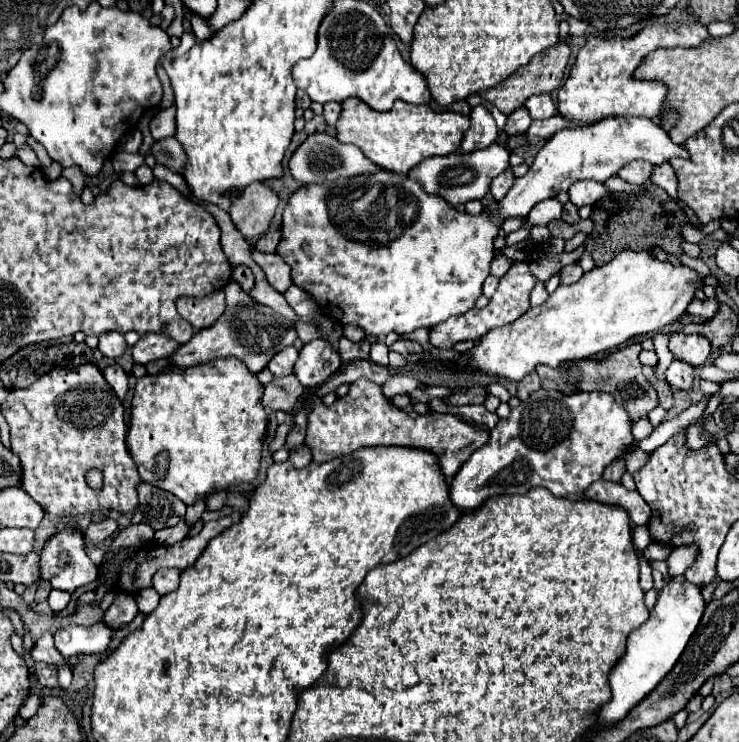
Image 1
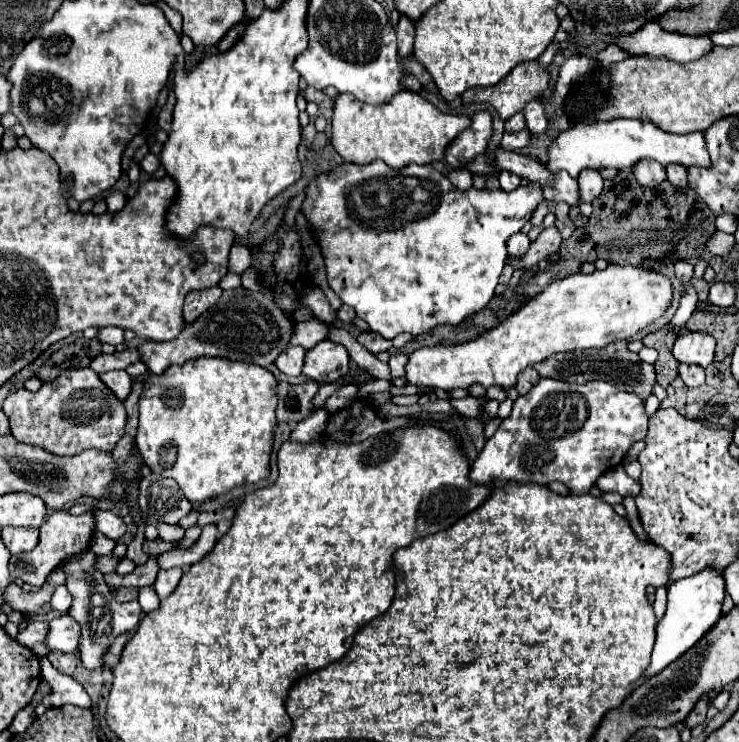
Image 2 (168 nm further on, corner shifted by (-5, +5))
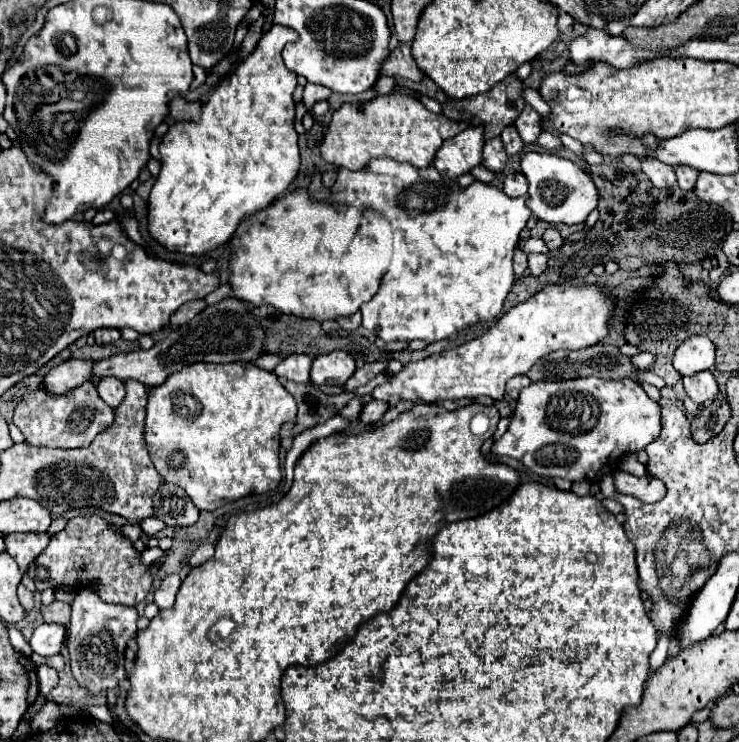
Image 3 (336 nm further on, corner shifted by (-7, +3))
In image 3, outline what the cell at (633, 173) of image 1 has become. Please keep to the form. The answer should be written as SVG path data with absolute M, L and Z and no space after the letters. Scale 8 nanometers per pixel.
M644 158L642 160L642 172L650 178L650 182L656 188L670 188L670 186L676 184L674 168L658 162L656 158Z

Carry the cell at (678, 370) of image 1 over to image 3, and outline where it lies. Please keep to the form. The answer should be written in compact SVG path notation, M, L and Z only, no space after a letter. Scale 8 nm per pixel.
M698 372L694 376L684 376L682 380L684 380L686 394L696 404L704 404L708 400L714 400L714 396L718 394L718 384L716 384L712 372Z

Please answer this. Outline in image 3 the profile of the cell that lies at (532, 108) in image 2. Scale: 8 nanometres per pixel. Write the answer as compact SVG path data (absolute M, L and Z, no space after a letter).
M526 106L514 124L516 124L516 128L518 128L518 132L526 144L536 142L538 136L544 132L542 116L532 106Z

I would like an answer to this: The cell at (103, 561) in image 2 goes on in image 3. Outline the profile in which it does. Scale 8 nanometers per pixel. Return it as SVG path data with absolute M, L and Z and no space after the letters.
M54 600L48 606L42 604L40 612L42 612L42 616L44 616L46 622L60 622L64 626L68 626L68 622L70 622L70 604L64 604L64 602L56 602Z

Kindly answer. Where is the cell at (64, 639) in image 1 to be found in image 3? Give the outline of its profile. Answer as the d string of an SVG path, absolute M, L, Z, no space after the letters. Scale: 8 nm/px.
M50 622L50 624L42 624L34 630L32 638L30 638L30 646L38 656L54 656L60 654L60 648L64 644L66 638L66 626Z

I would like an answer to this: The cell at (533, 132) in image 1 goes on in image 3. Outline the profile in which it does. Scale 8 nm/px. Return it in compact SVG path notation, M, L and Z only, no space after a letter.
M490 138L484 144L484 158L482 158L482 166L490 168L492 172L500 172L504 168L504 160L506 160L506 150L504 150L504 142L502 138Z

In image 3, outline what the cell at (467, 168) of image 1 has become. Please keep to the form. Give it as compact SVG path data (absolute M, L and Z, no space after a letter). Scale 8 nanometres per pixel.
M524 152L520 156L520 168L526 176L530 190L530 210L536 218L550 224L582 224L588 214L598 206L598 190L592 178L574 162L548 152Z

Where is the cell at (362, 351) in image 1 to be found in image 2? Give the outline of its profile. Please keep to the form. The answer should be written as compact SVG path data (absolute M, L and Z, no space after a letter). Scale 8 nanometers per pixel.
M364 332L364 334L360 334L360 336L358 336L358 342L364 344L364 346L366 346L370 352L374 352L374 354L392 348L392 342L384 340L384 338L382 338L380 334L376 334L376 332Z

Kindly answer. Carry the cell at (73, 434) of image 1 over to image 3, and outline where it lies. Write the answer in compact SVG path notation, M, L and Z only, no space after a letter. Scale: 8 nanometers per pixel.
M84 382L68 390L66 394L50 394L46 388L38 386L36 390L24 394L14 410L14 424L24 434L26 442L32 446L48 448L84 448L114 422L114 408L110 408L100 396L92 382Z

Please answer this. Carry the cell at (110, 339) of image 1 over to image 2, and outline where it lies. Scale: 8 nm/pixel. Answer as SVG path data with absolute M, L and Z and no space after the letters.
M100 328L98 330L98 340L118 346L118 344L124 342L124 330L120 330L120 328Z

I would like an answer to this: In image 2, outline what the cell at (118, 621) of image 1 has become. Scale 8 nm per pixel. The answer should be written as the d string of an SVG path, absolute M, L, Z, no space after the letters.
M92 550L72 556L62 568L64 568L64 572L70 572L66 586L74 598L68 614L80 624L80 648L76 650L76 656L84 664L86 670L98 670L104 666L104 654L114 644L116 636L130 632L134 626L138 626L142 608L136 600L122 602L122 604L114 600L112 590L104 582L104 576L94 570Z

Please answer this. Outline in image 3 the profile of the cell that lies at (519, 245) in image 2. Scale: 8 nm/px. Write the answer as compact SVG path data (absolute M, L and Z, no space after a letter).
M520 238L518 240L518 250L524 254L534 254L534 252L548 252L546 244L542 238Z

